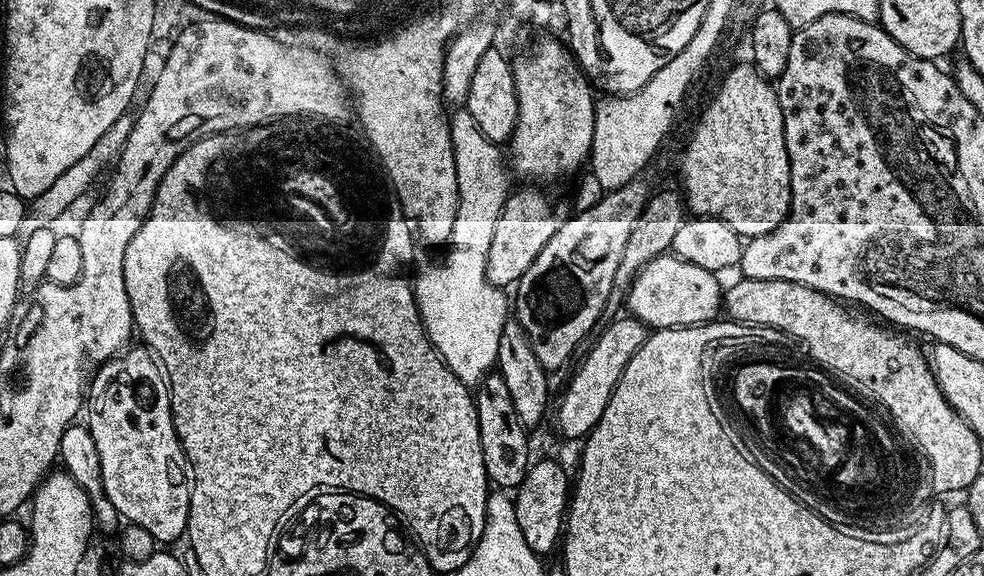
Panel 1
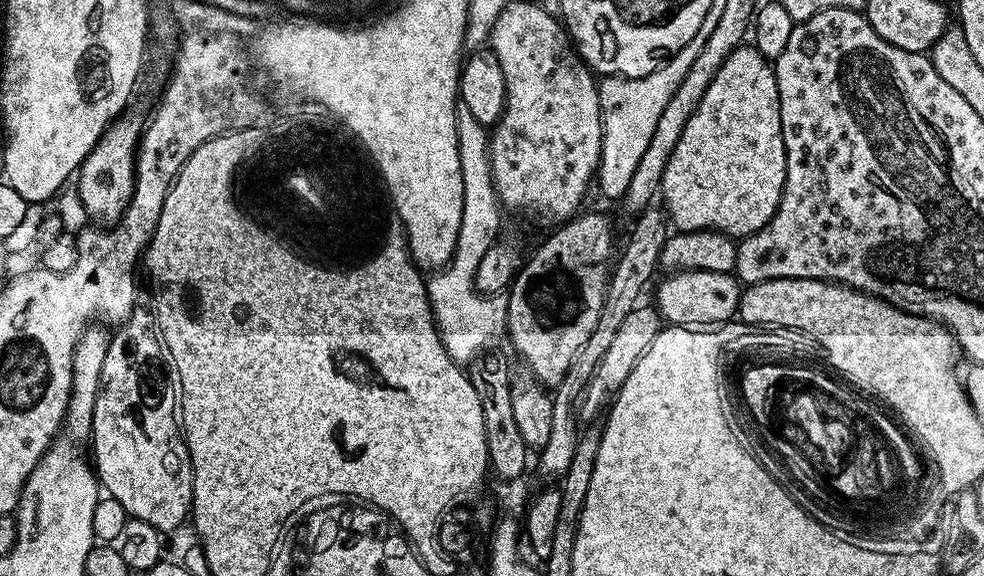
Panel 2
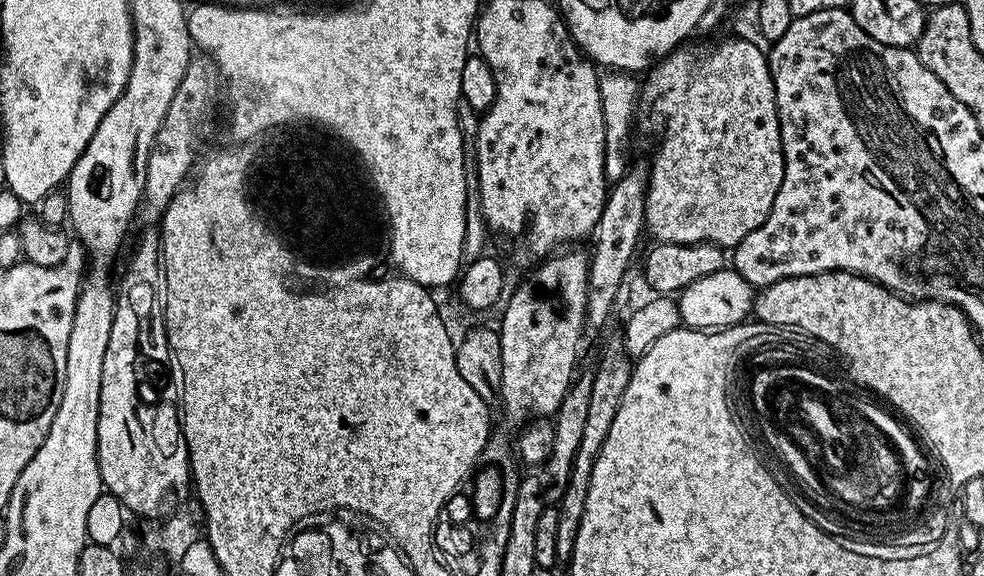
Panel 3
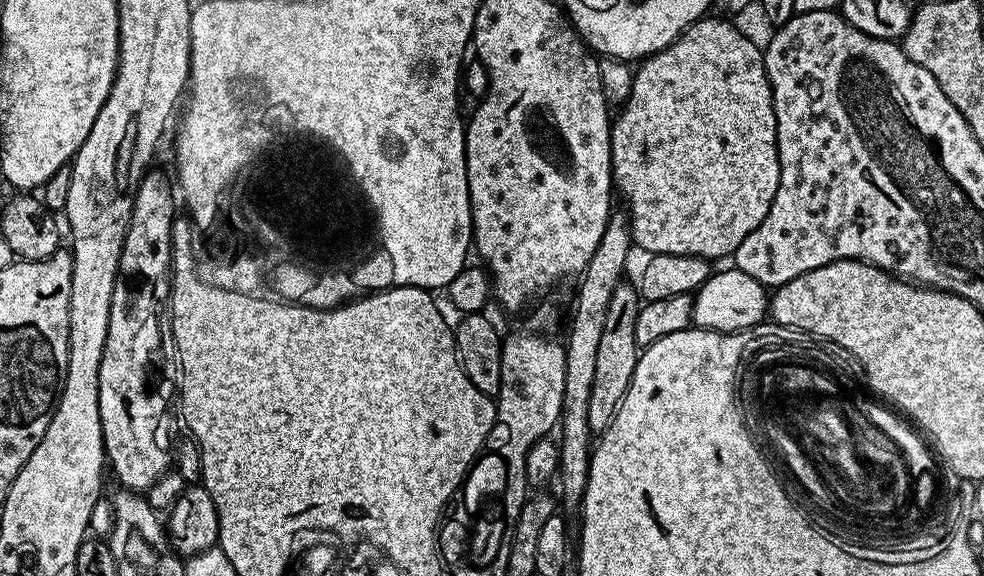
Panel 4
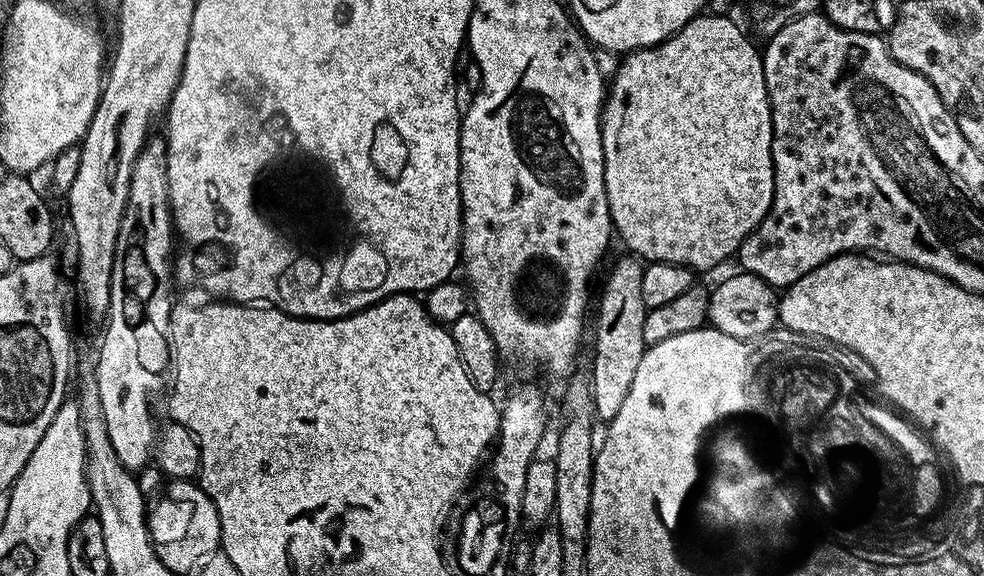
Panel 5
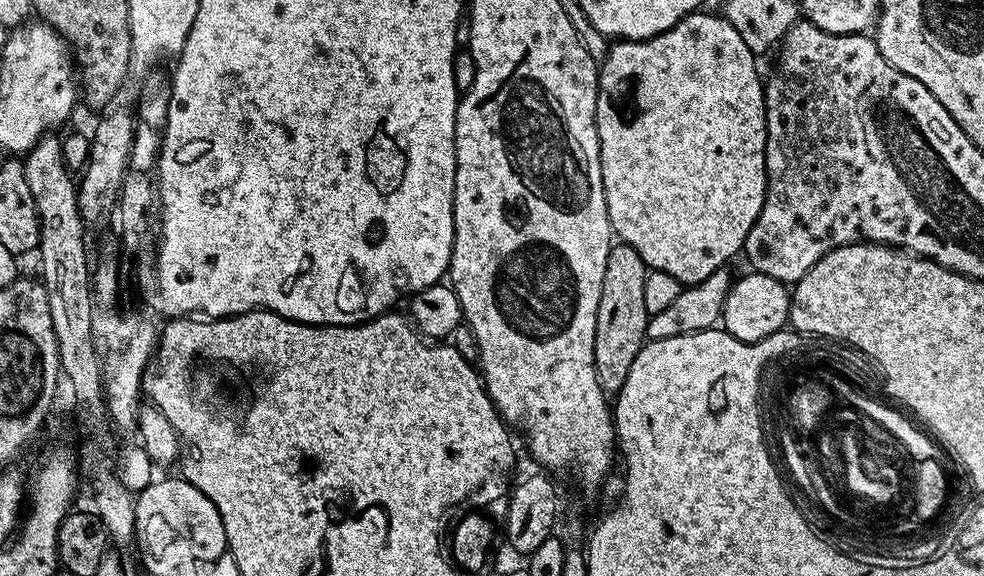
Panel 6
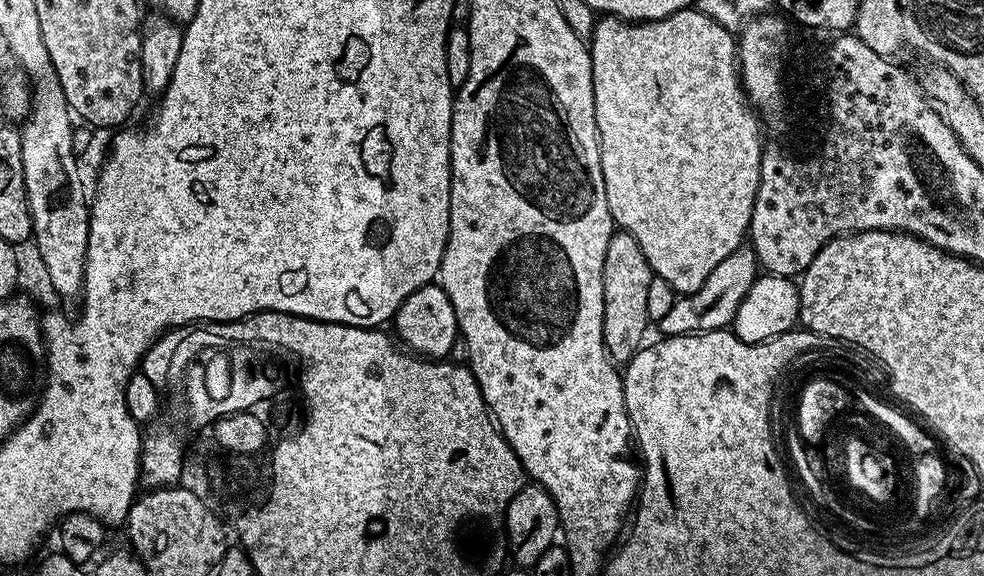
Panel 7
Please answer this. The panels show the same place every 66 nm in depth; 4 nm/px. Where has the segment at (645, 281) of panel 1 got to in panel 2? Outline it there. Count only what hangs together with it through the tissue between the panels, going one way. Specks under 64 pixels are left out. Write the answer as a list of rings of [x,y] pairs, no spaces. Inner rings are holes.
[[[677,272],[663,277],[655,307],[672,326],[719,326],[731,321],[740,306],[742,285],[727,272]]]

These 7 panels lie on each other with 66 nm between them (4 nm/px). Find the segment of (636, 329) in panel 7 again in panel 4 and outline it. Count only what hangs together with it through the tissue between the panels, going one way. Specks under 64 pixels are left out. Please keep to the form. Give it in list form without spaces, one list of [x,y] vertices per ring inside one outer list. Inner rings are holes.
[[[621,282],[610,298],[610,311],[602,329],[598,345],[598,359],[594,365],[594,386],[590,386],[590,410],[586,410],[588,425],[593,434],[604,432],[610,426],[640,361],[641,347],[636,340],[635,327],[638,326],[641,299],[639,291],[628,282]]]

